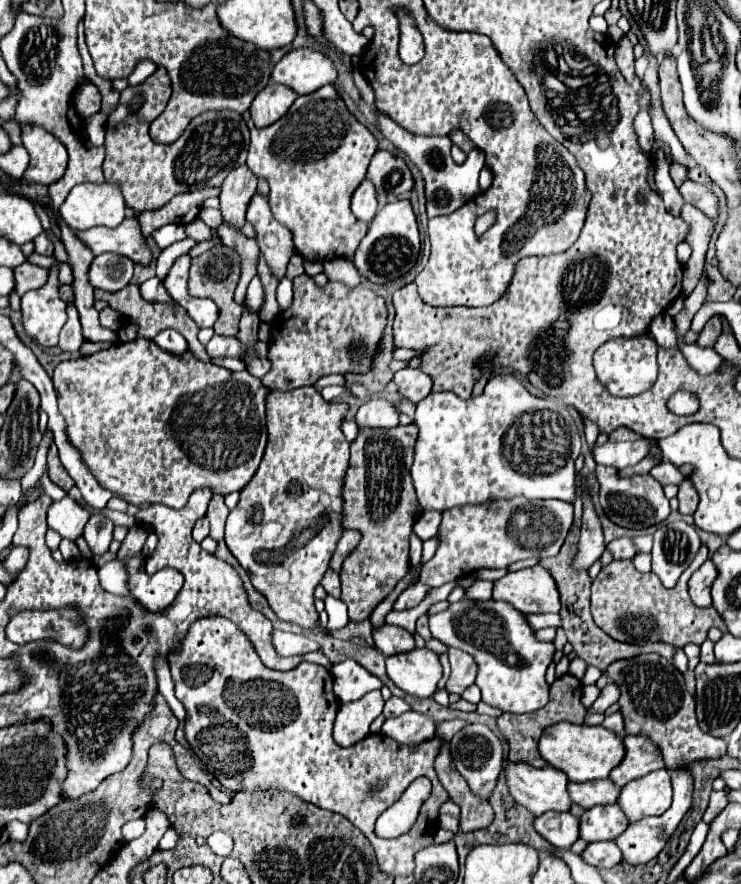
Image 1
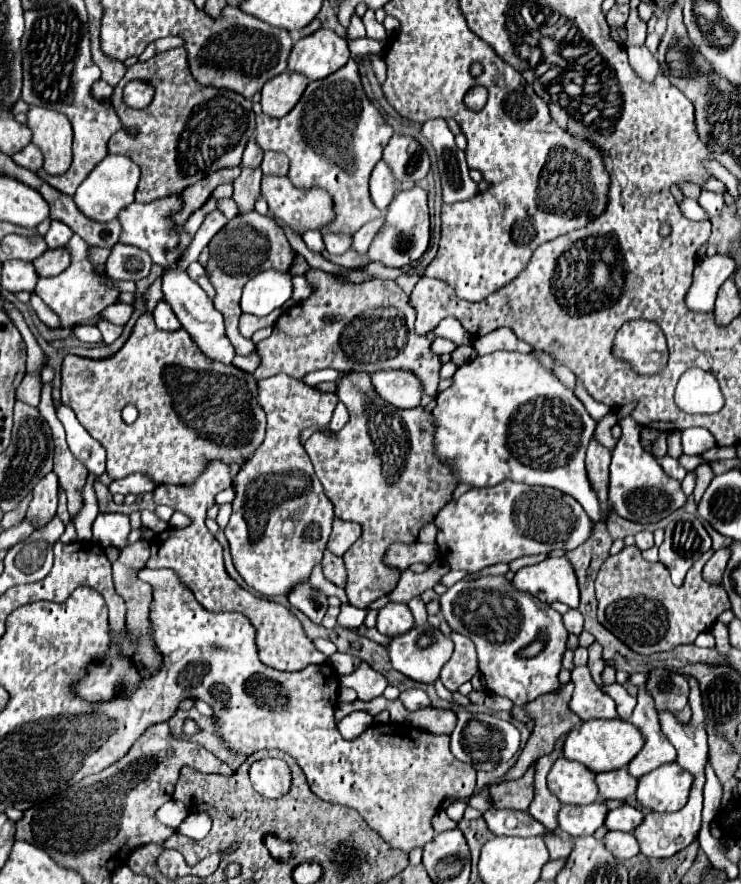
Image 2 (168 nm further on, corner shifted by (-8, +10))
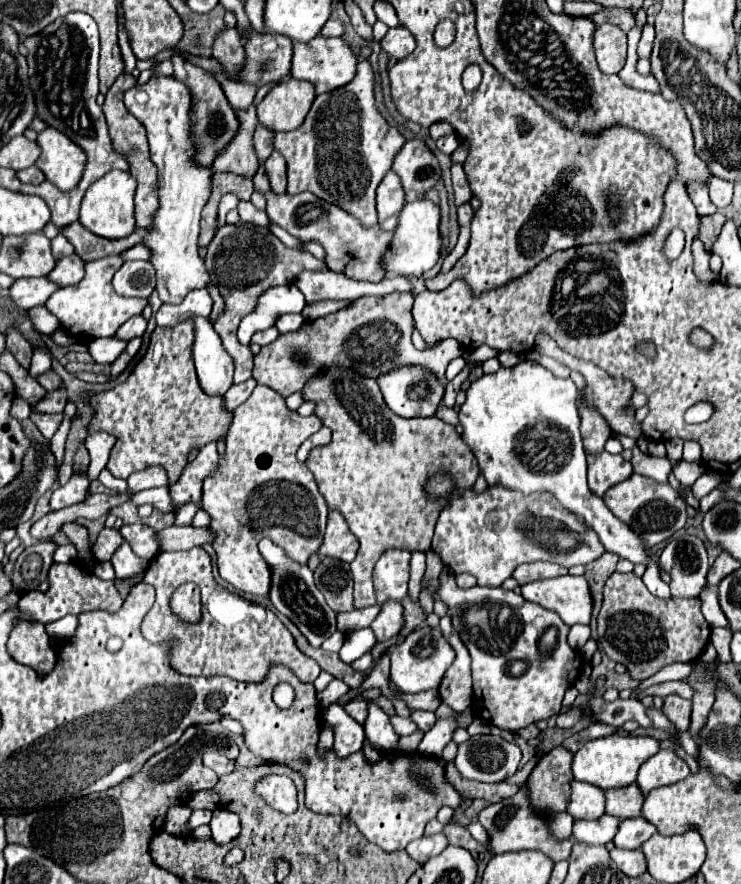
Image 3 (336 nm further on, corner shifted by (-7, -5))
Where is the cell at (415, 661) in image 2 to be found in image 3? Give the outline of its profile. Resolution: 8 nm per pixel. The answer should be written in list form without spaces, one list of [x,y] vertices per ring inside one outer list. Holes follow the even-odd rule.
[[[422,626],[418,630],[414,630],[412,634],[408,634],[406,640],[400,642],[396,648],[392,648],[392,652],[390,652],[392,682],[402,692],[422,692],[422,690],[438,688],[444,672],[450,668],[450,664],[454,662],[454,658],[456,658],[454,648],[442,636],[440,628]]]

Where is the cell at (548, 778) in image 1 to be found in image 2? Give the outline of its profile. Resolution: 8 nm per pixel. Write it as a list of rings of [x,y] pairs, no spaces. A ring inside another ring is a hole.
[[[559,757],[547,775],[547,787],[561,803],[589,805],[599,799],[593,777],[595,773],[591,773],[585,765]]]

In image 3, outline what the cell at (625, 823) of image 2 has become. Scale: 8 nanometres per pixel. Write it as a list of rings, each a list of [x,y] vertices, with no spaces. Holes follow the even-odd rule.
[[[628,818],[620,822],[620,830],[614,838],[614,844],[618,848],[640,848],[652,834],[656,834],[656,828],[646,818]]]

